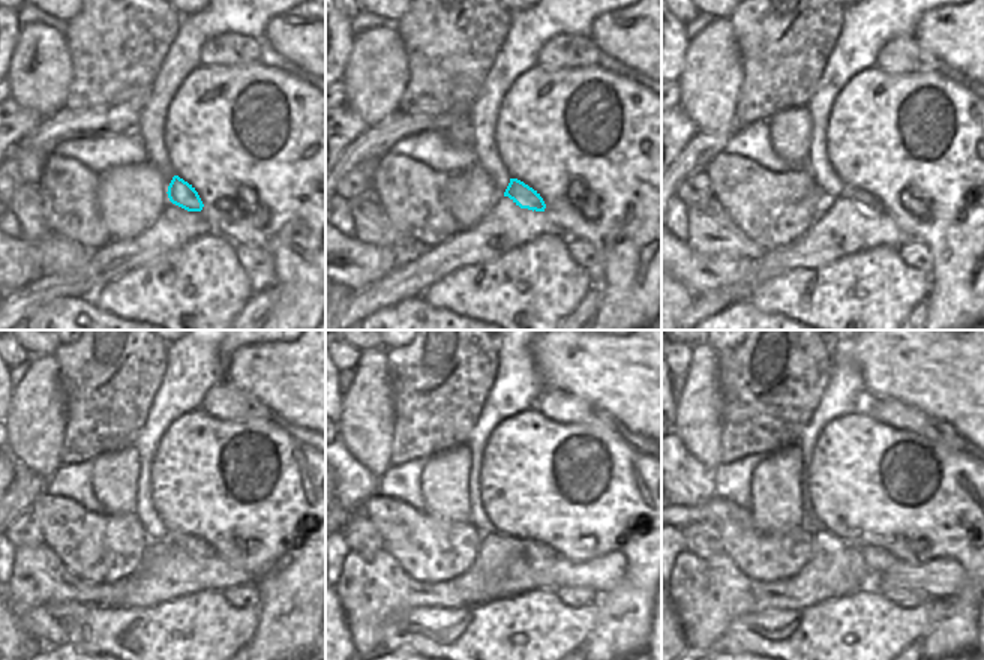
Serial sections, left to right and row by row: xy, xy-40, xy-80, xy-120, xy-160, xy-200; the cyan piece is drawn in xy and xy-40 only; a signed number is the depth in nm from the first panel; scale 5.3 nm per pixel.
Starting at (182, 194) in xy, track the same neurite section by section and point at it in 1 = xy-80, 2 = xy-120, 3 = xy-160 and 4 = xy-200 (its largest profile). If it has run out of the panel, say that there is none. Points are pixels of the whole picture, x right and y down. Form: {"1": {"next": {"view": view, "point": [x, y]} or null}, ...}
{"1": {"next": {"view": "xy-80", "point": [867, 203]}}, "2": {"next": {"view": "xy-120", "point": [195, 546]}}, "3": {"next": {"view": "xy-160", "point": [534, 551]}}, "4": {"next": {"view": "xy-200", "point": [879, 560]}}}

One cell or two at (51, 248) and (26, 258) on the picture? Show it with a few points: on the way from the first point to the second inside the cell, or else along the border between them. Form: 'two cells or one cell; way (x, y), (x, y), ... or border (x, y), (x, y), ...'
two cells; border (32, 242), (38, 249), (42, 276)

